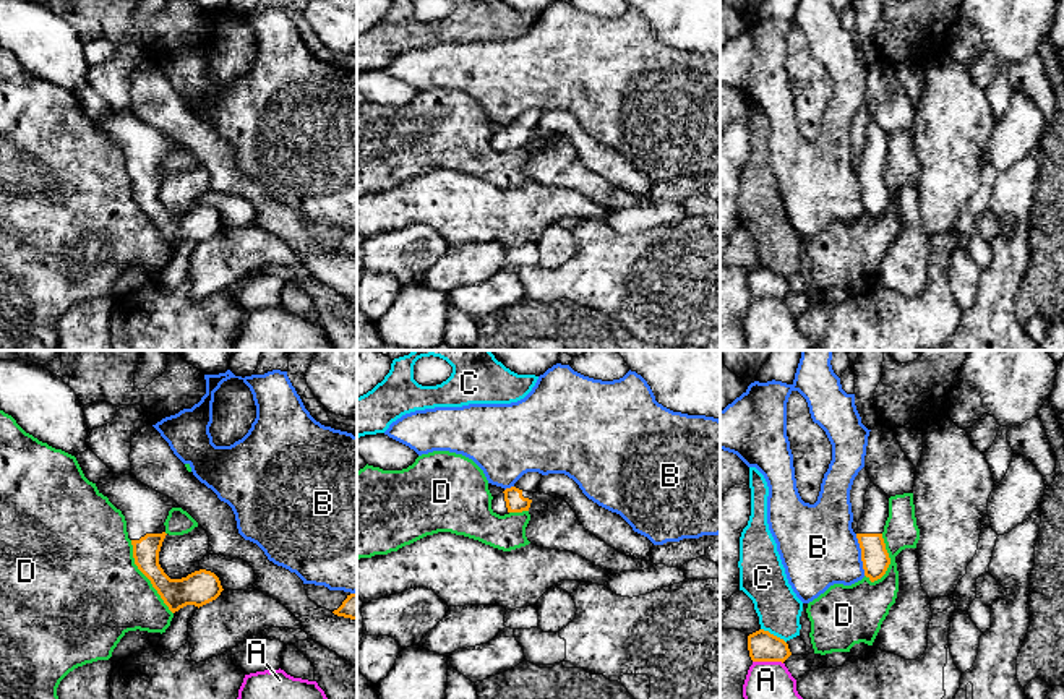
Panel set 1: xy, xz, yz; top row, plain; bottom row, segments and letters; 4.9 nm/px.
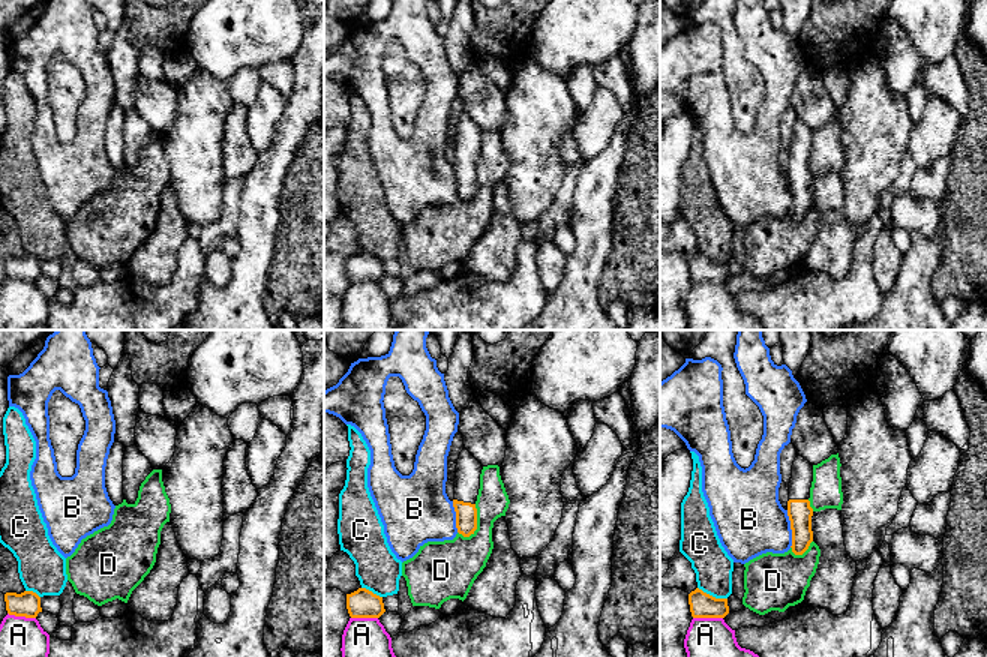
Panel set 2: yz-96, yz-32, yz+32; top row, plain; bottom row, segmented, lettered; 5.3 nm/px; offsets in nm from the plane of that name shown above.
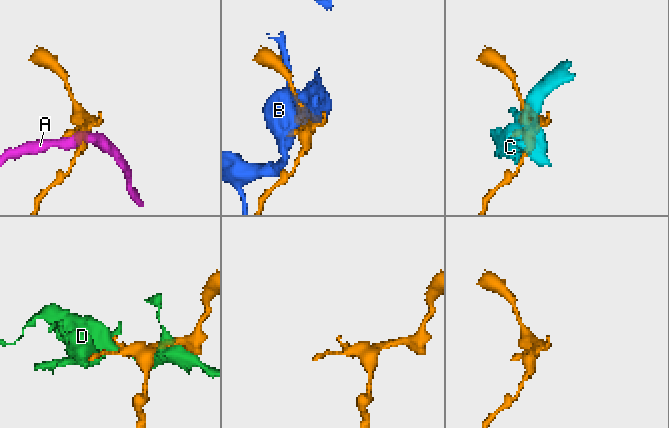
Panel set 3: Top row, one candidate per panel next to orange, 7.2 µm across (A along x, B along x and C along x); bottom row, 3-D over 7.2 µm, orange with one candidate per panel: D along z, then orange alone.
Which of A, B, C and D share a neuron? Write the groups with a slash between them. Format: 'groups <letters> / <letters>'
groups A / B / C / D

